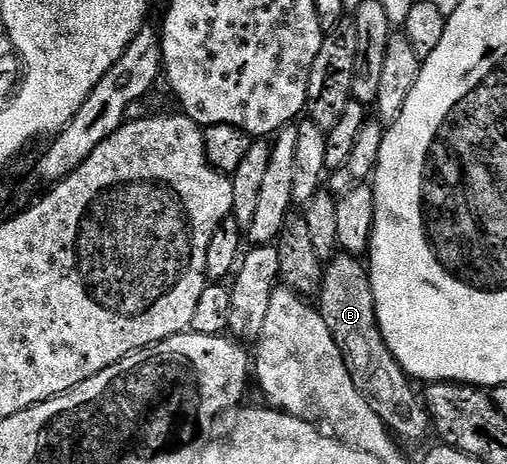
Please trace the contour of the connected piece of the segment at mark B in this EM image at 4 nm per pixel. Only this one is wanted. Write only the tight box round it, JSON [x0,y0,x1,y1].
[317,252,430,441]

